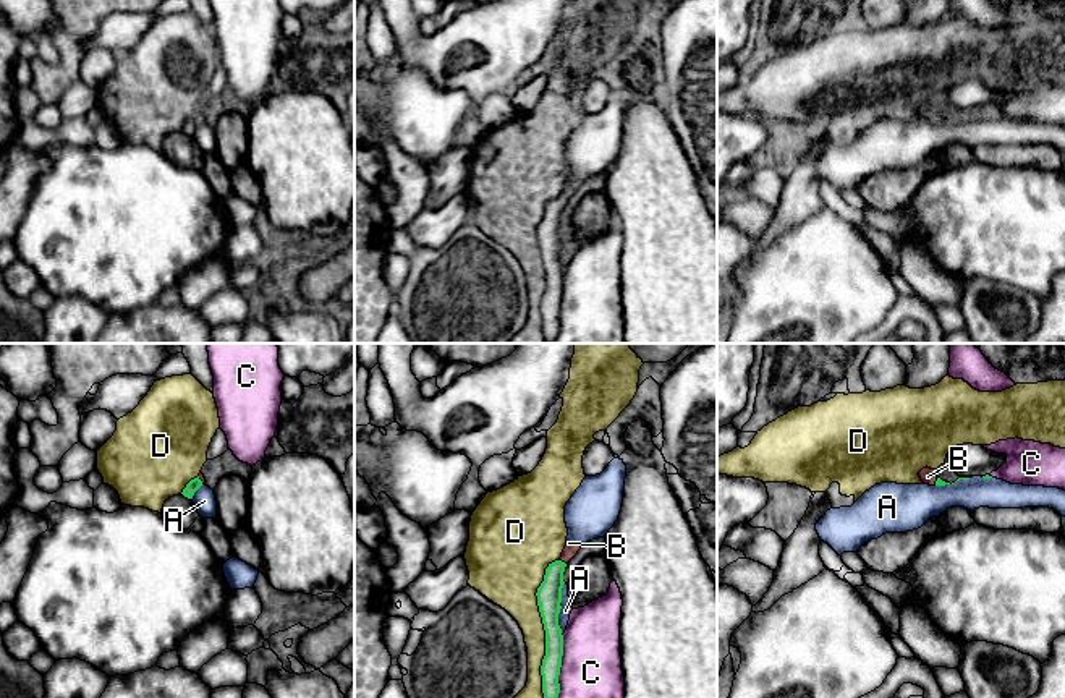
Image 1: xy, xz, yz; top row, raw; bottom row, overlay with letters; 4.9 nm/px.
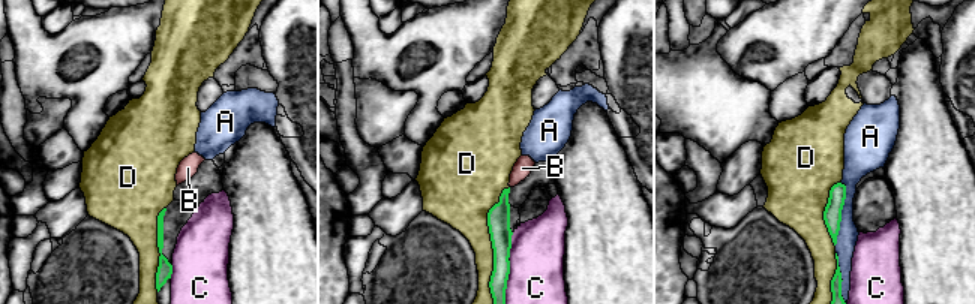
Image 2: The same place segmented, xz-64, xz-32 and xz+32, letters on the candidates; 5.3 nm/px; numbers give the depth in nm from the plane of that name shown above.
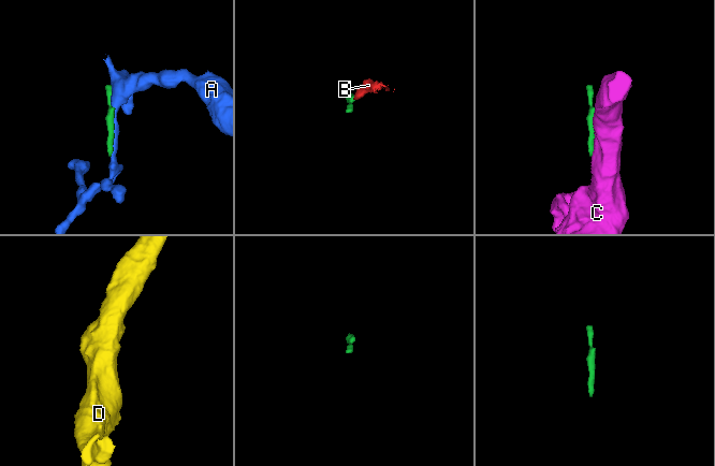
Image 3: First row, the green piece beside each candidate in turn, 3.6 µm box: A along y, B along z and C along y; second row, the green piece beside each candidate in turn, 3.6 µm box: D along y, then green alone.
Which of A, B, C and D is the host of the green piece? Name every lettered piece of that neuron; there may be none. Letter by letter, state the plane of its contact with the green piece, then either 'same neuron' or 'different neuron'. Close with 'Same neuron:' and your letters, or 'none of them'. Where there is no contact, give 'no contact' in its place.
A: xz | different neuron
B: xz | same neuron
C: xz | different neuron
D: xz | different neuron
Same neuron: B

